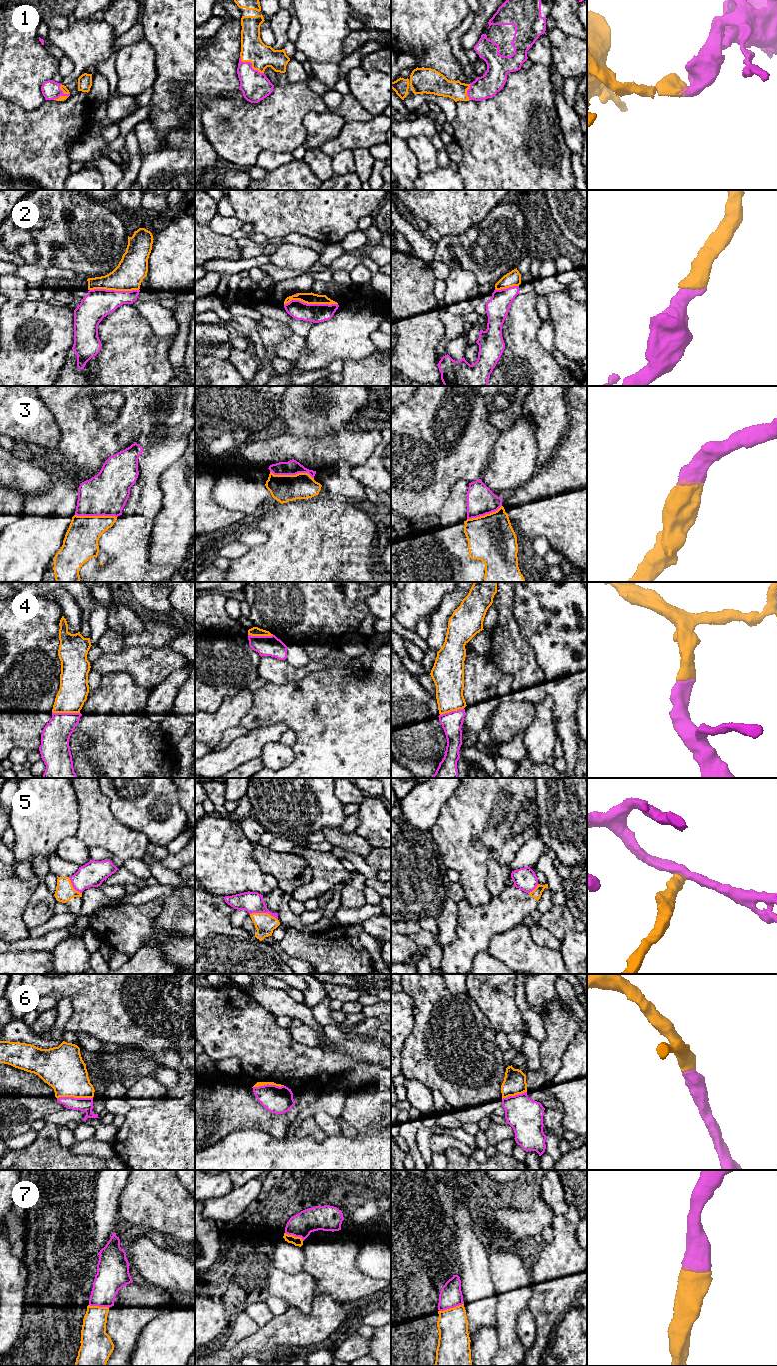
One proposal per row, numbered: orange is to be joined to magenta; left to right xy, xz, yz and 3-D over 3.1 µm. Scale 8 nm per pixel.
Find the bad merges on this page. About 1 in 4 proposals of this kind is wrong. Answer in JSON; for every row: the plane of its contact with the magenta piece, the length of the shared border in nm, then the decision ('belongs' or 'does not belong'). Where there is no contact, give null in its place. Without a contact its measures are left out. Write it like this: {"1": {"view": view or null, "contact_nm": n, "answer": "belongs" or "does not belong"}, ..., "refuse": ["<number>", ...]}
{"1": {"view": "xz", "contact_nm": 240, "answer": "belongs"}, "2": {"view": "xz", "contact_nm": 440, "answer": "belongs"}, "3": {"view": "xz", "contact_nm": 360, "answer": "belongs"}, "4": {"view": "xy", "contact_nm": 220, "answer": "belongs"}, "5": {"view": "xz", "contact_nm": 220, "answer": "does not belong"}, "6": {"view": "xy", "contact_nm": 280, "answer": "belongs"}, "7": {"view": "yz", "contact_nm": 220, "answer": "belongs"}, "refuse": ["5"]}

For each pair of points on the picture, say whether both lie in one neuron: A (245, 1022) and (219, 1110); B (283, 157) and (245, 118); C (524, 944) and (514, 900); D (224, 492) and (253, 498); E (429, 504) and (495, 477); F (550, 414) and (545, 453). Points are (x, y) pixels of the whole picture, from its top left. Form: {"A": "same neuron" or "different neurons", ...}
{"A": "different neurons", "B": "different neurons", "C": "different neurons", "D": "same neuron", "E": "different neurons", "F": "same neuron"}

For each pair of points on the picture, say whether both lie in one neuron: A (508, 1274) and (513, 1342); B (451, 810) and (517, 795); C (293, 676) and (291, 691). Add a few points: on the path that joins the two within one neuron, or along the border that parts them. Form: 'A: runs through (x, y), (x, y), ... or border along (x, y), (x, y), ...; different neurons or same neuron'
A: runs through (508, 1291), (508, 1325); same neuron
B: runs through (467, 810), (480, 810), (490, 800), (501, 800); same neuron
C: border along (306, 673), (292, 682), (268, 683); different neurons

